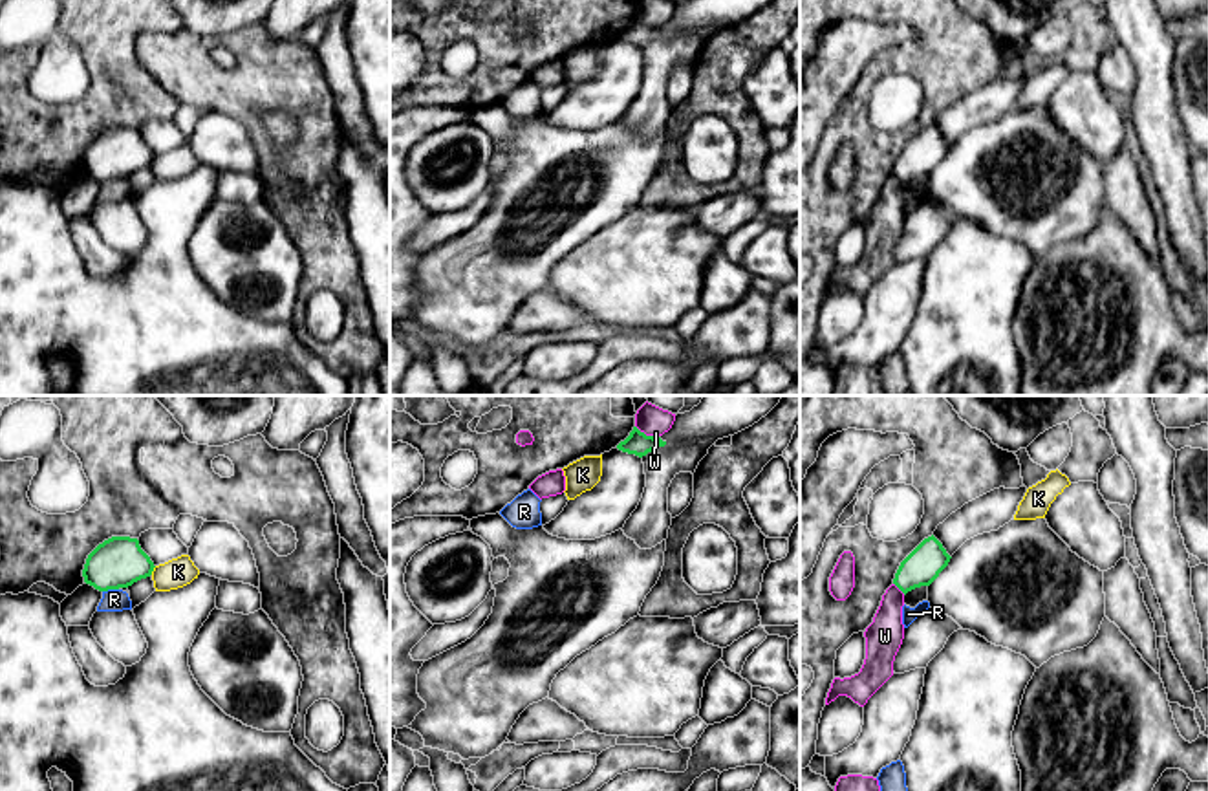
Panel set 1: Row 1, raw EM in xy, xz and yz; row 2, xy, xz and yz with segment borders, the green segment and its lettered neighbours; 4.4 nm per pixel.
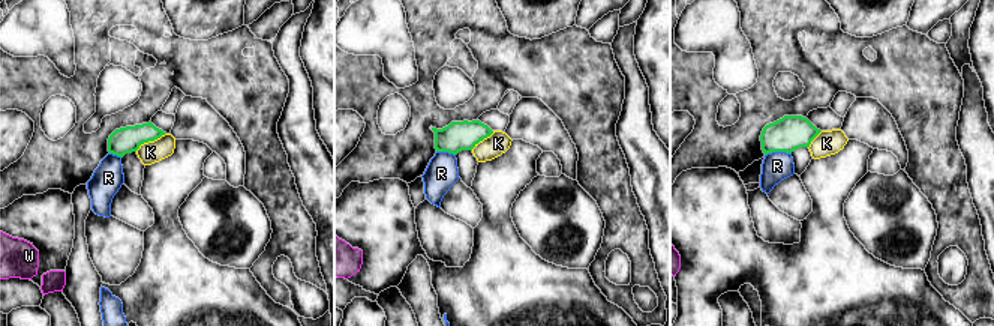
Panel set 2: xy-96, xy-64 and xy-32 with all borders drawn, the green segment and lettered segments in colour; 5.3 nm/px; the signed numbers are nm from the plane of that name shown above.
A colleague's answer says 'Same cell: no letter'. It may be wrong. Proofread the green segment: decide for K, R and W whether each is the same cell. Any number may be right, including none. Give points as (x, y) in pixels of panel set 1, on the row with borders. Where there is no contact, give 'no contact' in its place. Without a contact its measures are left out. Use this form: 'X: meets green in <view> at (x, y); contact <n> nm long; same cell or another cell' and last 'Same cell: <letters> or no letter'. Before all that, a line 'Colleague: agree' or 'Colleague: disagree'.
Colleague: agree
K: meets green in xy at (152, 570); contact 50 nm long; another cell
R: meets green in xy at (110, 588); contact 70 nm long; another cell
W: meets green in xz at (645, 434); contact 120 nm long; another cell
Same cell: no letter

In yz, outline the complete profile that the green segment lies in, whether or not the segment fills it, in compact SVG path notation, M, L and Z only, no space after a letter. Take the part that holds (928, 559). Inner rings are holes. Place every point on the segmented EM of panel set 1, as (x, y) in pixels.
M932 535L901 562L893 584L904 595L915 588L930 586L948 566L950 558L943 544Z

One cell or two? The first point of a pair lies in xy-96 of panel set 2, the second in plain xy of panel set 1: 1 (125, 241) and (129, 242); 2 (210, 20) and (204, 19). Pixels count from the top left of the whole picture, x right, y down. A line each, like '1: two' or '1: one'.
1: two
2: one

